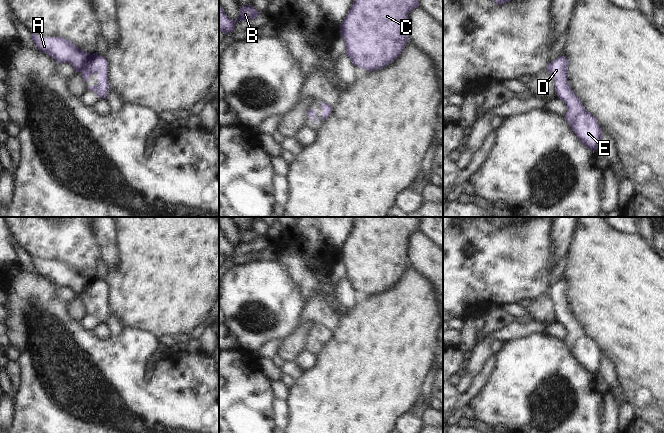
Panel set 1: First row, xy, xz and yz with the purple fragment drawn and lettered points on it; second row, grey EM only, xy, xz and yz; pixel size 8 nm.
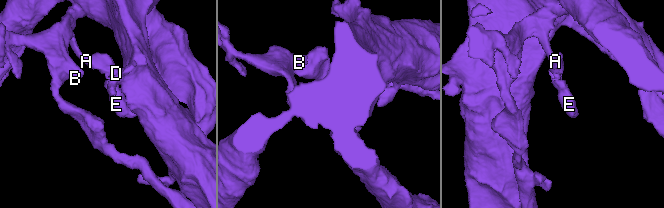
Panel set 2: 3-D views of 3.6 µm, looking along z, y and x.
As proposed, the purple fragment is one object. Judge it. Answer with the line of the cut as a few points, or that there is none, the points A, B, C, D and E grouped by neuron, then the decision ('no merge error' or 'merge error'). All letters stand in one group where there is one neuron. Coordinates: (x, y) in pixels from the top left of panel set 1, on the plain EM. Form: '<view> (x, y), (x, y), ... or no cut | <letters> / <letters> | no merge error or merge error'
no cut | A B C D E | no merge error

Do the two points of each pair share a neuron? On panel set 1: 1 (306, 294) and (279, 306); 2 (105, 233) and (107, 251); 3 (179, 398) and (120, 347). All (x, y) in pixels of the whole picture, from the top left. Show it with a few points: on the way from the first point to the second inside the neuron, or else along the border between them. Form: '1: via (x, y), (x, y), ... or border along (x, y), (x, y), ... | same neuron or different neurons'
1: border along (289, 275), (304, 302) | different neurons
2: via (106, 237), (107, 247) | same neuron
3: via (162, 398), (126, 364) | same neuron

